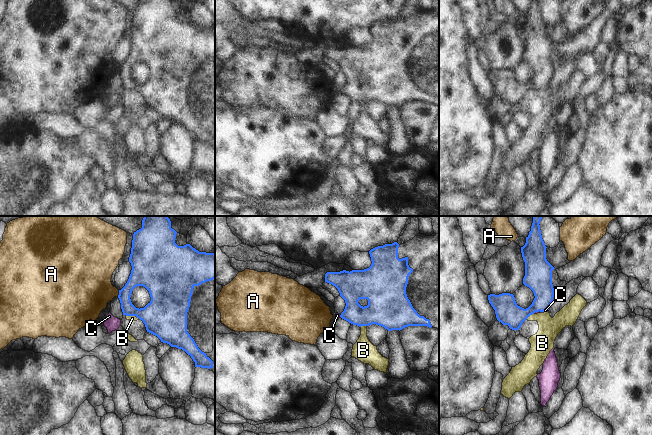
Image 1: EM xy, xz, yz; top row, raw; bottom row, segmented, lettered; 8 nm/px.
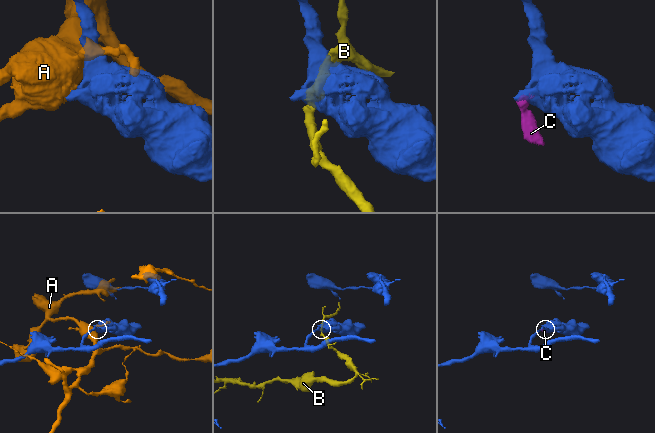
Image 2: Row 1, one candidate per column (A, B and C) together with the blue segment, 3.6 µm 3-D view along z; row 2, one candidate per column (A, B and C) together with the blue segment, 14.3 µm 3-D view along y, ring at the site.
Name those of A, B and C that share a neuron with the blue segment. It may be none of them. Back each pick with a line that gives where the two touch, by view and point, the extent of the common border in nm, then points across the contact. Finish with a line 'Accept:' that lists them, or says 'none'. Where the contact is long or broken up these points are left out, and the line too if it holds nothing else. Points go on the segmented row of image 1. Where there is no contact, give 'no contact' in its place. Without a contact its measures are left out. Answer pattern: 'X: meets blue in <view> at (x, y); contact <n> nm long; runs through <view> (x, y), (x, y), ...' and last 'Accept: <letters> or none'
C: meets blue in yz at (540, 311); contact 120 nm long; runs through yz (539, 280), (540, 311), (545, 310)
Accept: C

